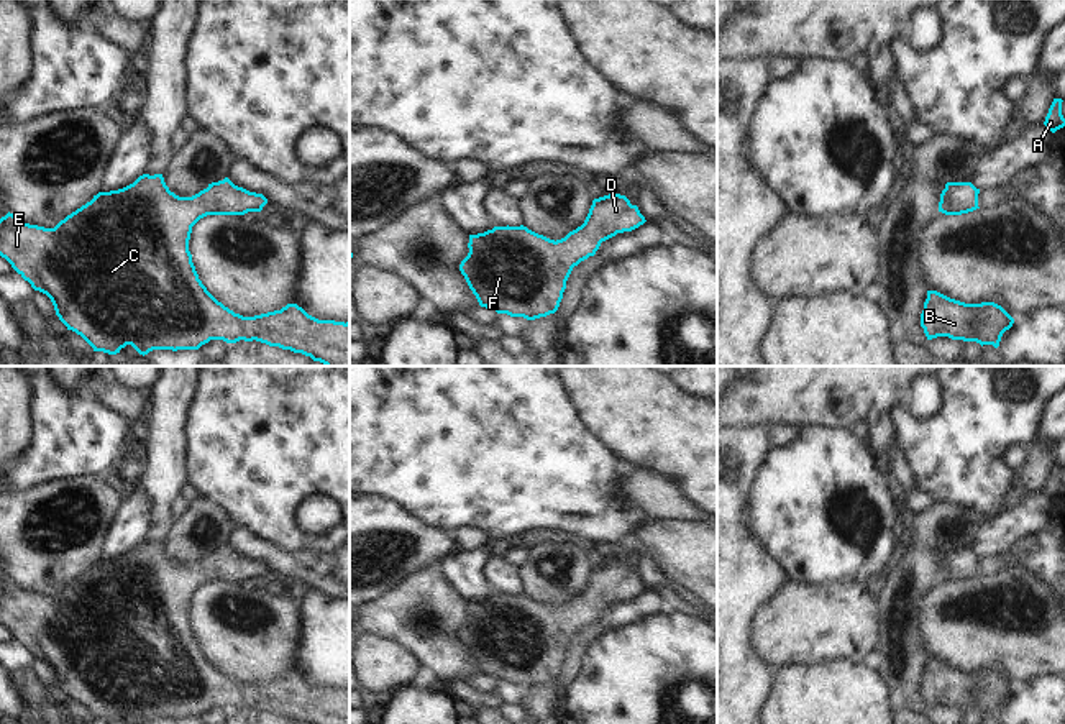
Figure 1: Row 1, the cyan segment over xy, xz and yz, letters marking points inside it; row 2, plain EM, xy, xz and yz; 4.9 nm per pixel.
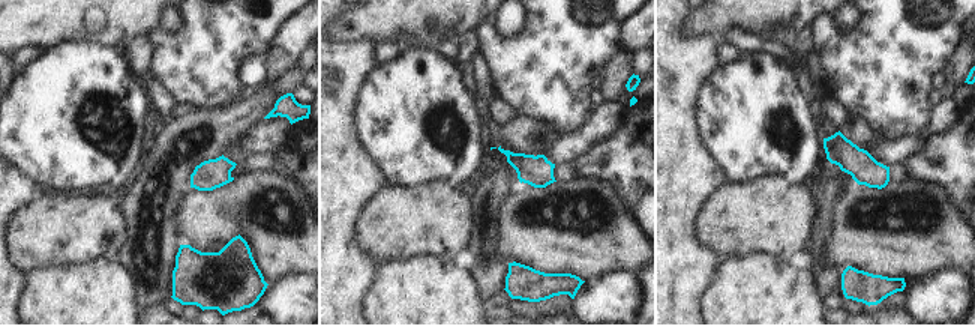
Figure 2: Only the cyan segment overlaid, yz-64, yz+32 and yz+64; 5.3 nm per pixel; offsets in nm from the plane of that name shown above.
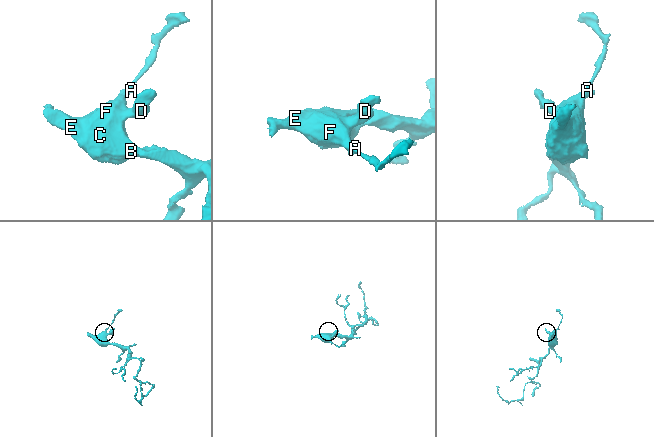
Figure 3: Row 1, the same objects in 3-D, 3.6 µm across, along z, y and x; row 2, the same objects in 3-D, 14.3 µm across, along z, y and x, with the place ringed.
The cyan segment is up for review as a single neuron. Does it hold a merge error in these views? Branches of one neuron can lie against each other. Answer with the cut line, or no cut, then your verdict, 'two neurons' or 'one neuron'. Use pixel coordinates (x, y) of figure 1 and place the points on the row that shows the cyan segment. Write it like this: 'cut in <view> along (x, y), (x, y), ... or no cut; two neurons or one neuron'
no cut; one neuron

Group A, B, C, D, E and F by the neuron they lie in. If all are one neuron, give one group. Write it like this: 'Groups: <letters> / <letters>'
Groups: A B C D E F.

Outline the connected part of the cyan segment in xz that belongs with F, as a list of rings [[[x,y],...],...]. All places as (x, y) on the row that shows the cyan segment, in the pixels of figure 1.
[[[609,194],[594,199],[584,223],[556,241],[523,225],[494,227],[484,233],[469,235],[469,253],[461,261],[459,271],[481,307],[535,320],[558,310],[574,266],[594,256],[602,241],[617,233],[632,231],[645,222],[638,207],[632,205],[625,195]]]

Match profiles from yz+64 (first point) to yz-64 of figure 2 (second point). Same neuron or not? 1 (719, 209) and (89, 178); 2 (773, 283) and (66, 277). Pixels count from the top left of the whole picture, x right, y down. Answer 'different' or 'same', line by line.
1: different
2: same

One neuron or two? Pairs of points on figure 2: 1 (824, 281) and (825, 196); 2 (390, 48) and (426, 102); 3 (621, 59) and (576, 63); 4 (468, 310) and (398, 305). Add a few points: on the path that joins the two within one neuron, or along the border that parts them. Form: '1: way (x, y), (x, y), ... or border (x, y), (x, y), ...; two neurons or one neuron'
1: way (816, 260), (816, 242), (825, 217); one neuron
2: border (404, 48), (398, 57), (380, 65); two neurons
3: border (618, 50), (600, 72); two neurons
4: way (450, 310), (416, 310); one neuron

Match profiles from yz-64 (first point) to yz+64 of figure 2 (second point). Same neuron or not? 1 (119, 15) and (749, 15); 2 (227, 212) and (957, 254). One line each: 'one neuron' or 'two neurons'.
1: one neuron
2: one neuron

